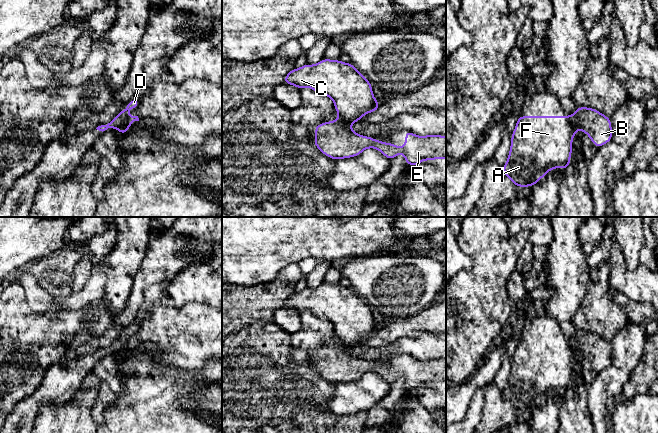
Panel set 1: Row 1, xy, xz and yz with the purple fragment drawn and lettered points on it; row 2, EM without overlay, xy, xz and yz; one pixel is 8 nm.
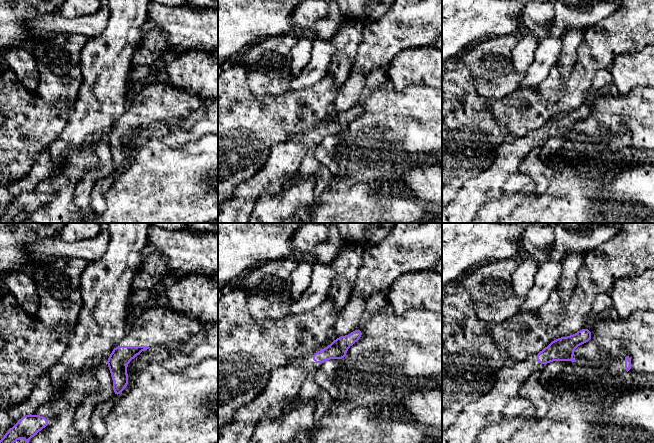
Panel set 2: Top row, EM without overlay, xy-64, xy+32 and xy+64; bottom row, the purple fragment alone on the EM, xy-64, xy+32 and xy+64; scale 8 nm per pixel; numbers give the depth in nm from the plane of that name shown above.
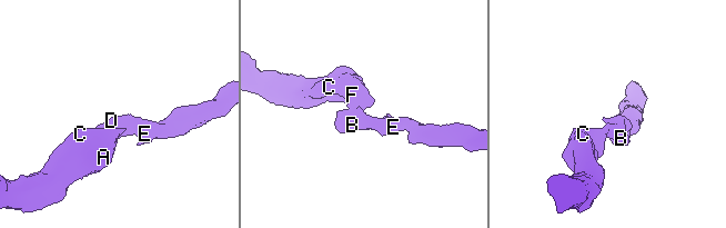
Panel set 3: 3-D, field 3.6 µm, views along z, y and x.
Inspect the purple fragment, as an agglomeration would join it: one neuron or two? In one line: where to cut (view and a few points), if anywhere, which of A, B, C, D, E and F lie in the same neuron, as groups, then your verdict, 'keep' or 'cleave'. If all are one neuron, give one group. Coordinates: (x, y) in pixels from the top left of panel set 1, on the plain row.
xy (125, 339), (124, 345), (116, 350) | A C F / B D E | cleave

